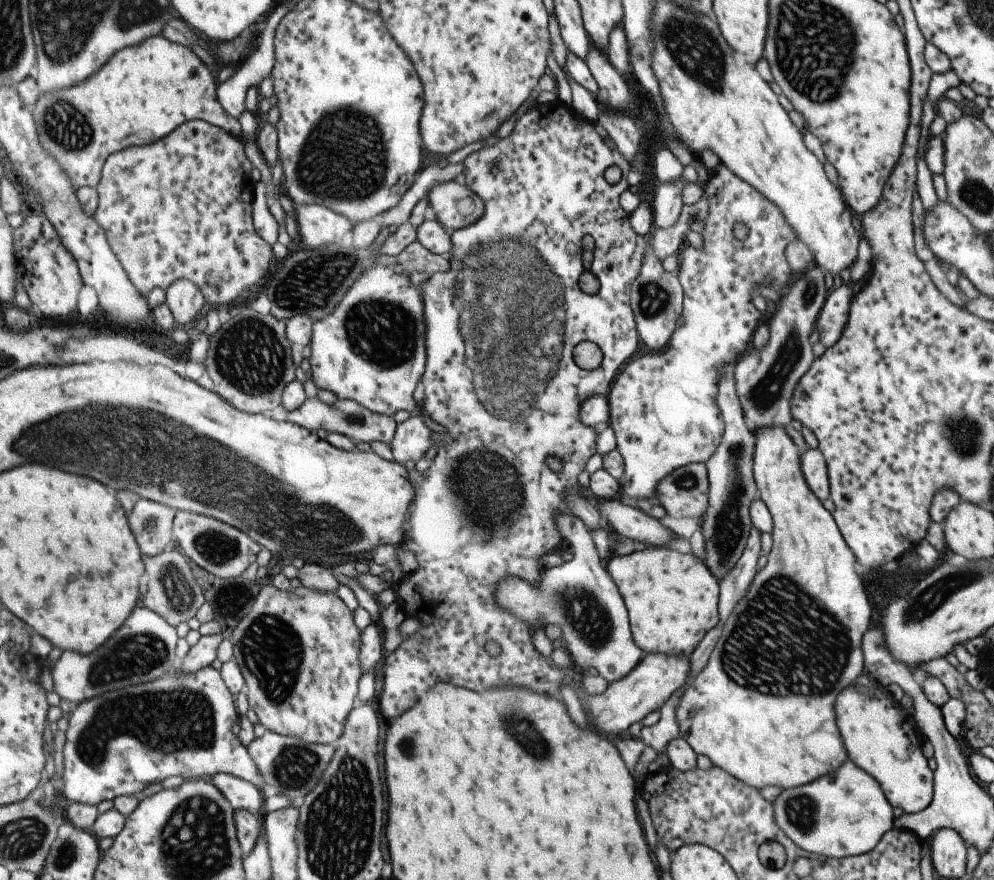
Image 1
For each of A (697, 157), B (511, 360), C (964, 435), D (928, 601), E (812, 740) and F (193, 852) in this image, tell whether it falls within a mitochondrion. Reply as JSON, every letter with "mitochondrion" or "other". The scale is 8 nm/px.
{"A":"other","B":"mitochondrion","C":"mitochondrion","D":"mitochondrion","E":"other","F":"mitochondrion"}

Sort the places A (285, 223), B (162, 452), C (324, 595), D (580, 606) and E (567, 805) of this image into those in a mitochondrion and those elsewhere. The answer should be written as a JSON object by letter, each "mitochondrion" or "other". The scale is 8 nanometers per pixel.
{"A":"other","B":"mitochondrion","C":"other","D":"mitochondrion","E":"other"}

